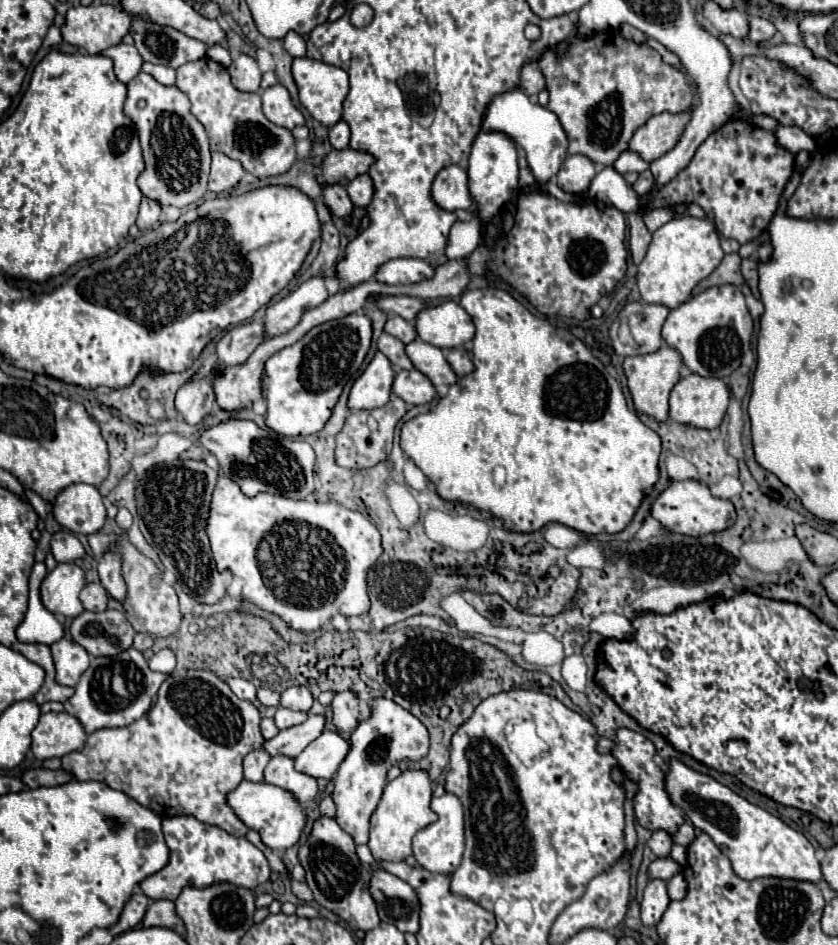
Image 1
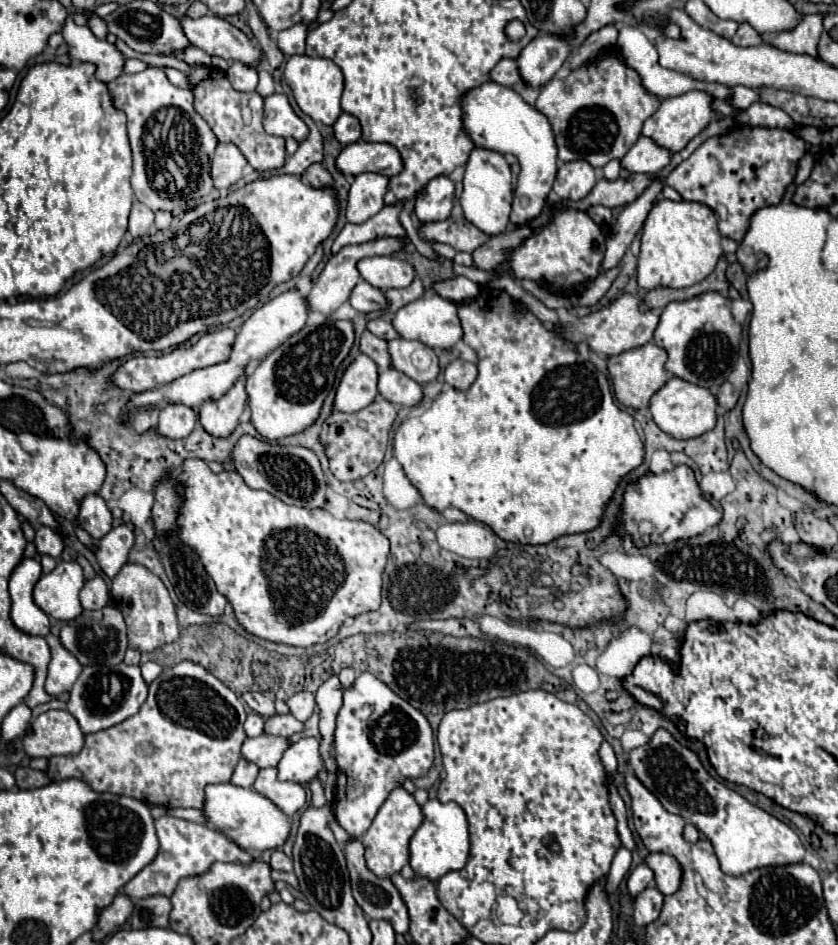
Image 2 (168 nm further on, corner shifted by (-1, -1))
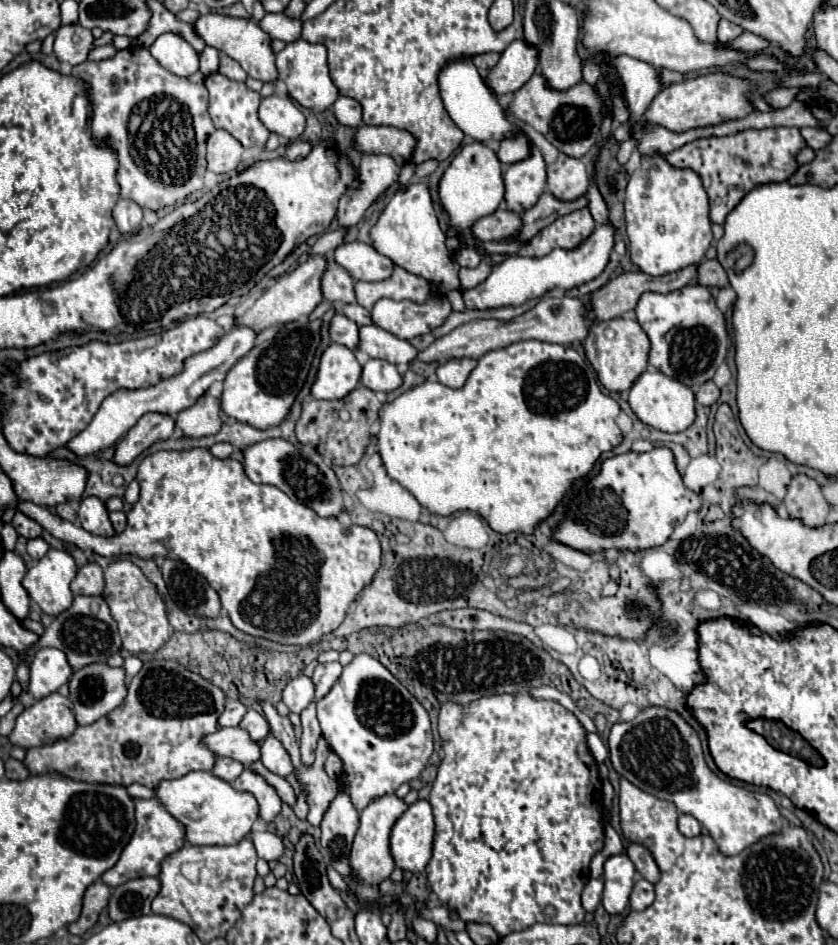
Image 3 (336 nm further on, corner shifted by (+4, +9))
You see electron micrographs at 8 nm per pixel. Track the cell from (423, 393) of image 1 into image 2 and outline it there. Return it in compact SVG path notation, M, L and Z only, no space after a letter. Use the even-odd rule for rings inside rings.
M389 369L387 373L381 373L377 387L381 397L401 407L419 405L423 399L423 387L405 373L399 373L397 369Z

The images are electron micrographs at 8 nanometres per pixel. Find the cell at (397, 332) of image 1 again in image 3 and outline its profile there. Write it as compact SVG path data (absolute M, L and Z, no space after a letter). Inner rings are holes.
M358 303L344 305L344 307L342 307L342 313L344 313L348 319L356 321L358 325L370 325L370 323L372 323L372 319L370 319L370 311L364 309L364 307L360 307Z

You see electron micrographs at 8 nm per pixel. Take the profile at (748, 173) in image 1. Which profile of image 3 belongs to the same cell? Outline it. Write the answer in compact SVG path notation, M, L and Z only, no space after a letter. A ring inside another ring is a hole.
M772 127L772 129L760 129L760 131L750 129L750 131L726 135L726 137L696 139L668 153L666 159L674 167L680 167L680 169L688 167L700 175L710 199L710 219L722 225L726 215L756 185L788 181L798 169L796 155L802 147L806 147L806 141L802 139L798 127Z

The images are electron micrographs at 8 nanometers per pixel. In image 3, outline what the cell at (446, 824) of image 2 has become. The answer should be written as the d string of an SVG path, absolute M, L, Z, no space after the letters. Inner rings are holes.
M416 801L394 823L390 833L390 855L402 871L420 873L432 855L434 815L428 801Z

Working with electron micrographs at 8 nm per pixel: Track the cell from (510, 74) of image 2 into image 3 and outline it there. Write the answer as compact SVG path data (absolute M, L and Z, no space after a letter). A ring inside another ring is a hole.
M482 53L482 55L474 55L474 57L470 57L470 59L472 59L472 63L478 67L480 73L486 73L488 69L492 69L492 67L498 63L500 53Z

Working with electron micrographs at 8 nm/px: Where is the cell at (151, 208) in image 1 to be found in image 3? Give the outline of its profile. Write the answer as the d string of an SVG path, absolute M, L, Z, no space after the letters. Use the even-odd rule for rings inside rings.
M120 199L112 211L112 217L122 235L136 233L142 223L142 209L136 203L130 203L128 199Z

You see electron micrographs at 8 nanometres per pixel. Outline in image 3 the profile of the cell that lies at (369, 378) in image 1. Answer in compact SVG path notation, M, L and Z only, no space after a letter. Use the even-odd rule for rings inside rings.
M330 343L320 357L316 379L310 387L314 399L342 399L360 383L362 367L348 347Z

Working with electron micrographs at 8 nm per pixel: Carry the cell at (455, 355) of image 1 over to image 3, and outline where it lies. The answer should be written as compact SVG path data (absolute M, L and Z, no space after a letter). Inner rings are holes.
M450 359L450 363L438 365L436 375L442 385L452 387L452 389L460 389L466 383L466 379L474 367L476 367L474 359Z

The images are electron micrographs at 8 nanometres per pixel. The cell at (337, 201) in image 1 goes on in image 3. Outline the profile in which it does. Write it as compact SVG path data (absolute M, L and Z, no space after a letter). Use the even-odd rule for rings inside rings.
M296 139L296 141L288 141L286 143L286 159L290 161L296 161L296 159L302 159L310 153L310 143L308 141L302 141L302 139Z

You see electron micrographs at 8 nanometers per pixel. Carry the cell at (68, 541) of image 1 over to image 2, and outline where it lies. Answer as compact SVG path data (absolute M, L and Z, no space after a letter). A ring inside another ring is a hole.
M39 527L37 529L35 545L37 545L39 553L51 555L53 559L59 559L61 553L63 553L63 549L65 549L65 543L63 543L61 535L55 533L51 527Z

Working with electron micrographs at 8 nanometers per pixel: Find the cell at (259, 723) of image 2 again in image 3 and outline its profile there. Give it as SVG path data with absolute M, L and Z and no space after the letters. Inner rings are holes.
M228 701L226 709L218 717L218 727L236 727L246 713L246 705L242 701Z

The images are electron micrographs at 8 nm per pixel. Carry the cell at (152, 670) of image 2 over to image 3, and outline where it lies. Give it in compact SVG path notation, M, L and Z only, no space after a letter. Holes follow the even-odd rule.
M128 655L126 659L124 659L124 671L126 671L126 681L130 681L138 671L140 671L140 667L142 667L142 661L136 657L136 655Z

